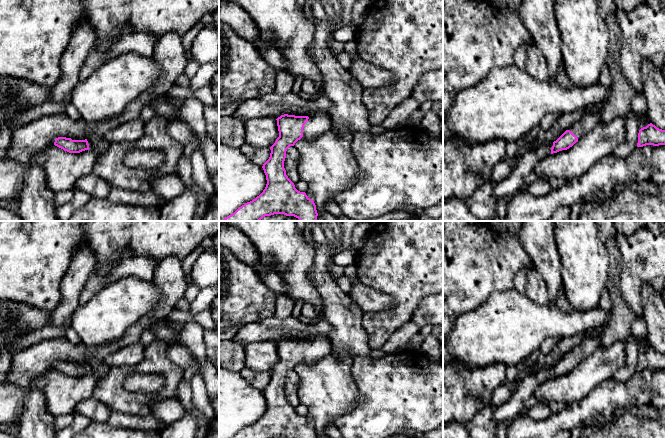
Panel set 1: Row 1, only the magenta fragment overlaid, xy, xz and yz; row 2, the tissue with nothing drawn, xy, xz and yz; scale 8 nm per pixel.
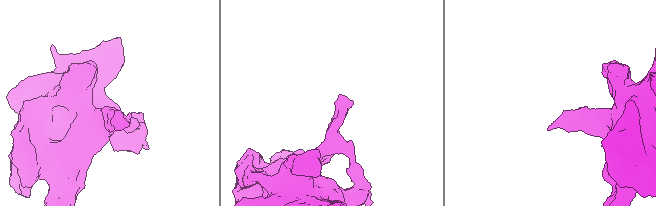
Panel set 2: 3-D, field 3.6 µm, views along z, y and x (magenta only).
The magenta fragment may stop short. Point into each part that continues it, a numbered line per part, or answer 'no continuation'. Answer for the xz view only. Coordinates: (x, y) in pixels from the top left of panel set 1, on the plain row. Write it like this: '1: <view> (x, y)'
1: xz (318, 347)

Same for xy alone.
1: xy (99, 368)

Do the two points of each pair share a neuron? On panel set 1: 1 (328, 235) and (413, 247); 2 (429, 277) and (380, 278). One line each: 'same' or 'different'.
1: different
2: same

